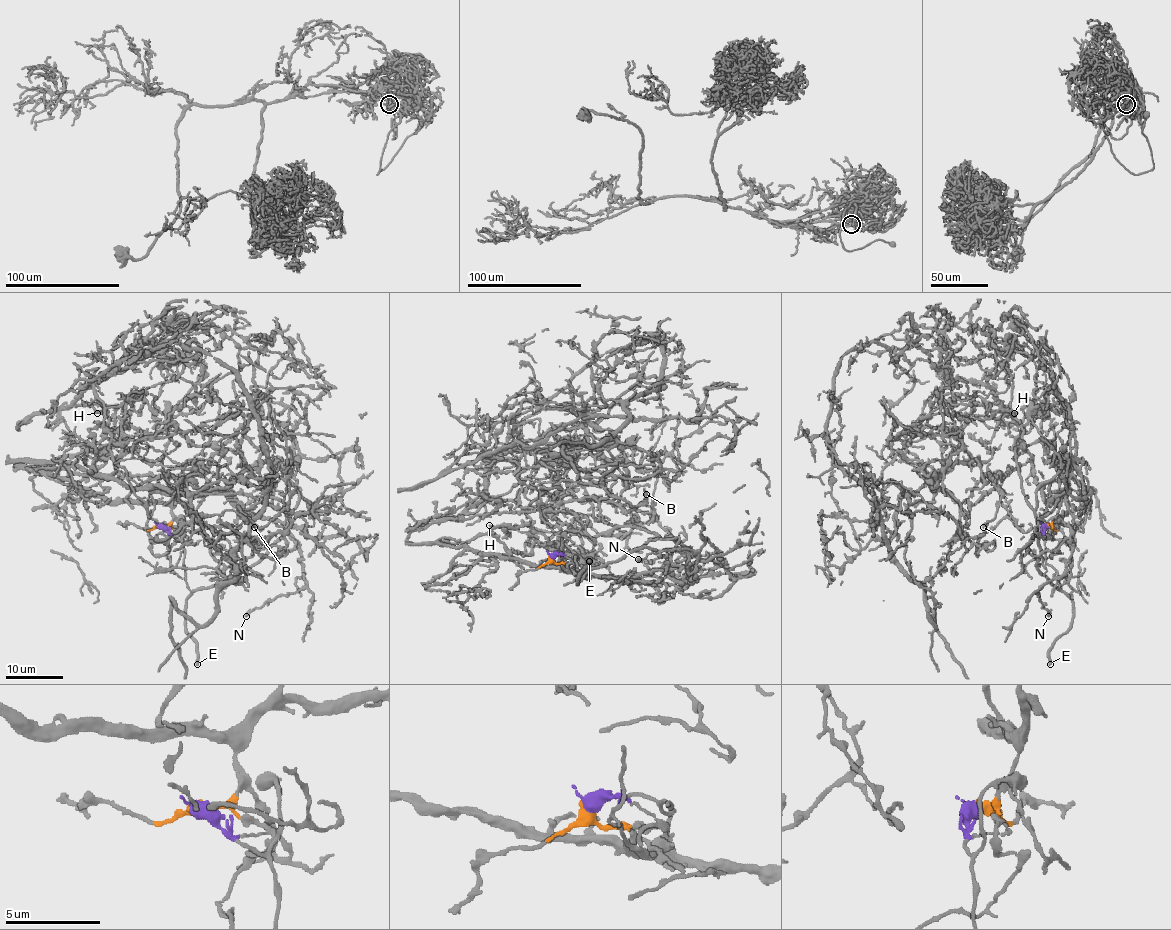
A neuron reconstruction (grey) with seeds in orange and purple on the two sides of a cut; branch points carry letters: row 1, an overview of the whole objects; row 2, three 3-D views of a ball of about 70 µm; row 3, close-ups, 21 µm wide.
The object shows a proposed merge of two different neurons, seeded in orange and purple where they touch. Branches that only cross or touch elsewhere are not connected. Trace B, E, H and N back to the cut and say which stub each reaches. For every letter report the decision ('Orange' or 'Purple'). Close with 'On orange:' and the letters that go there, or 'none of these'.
B: Orange
E: Purple
H: Orange
N: Orange
On orange: B, H, N

